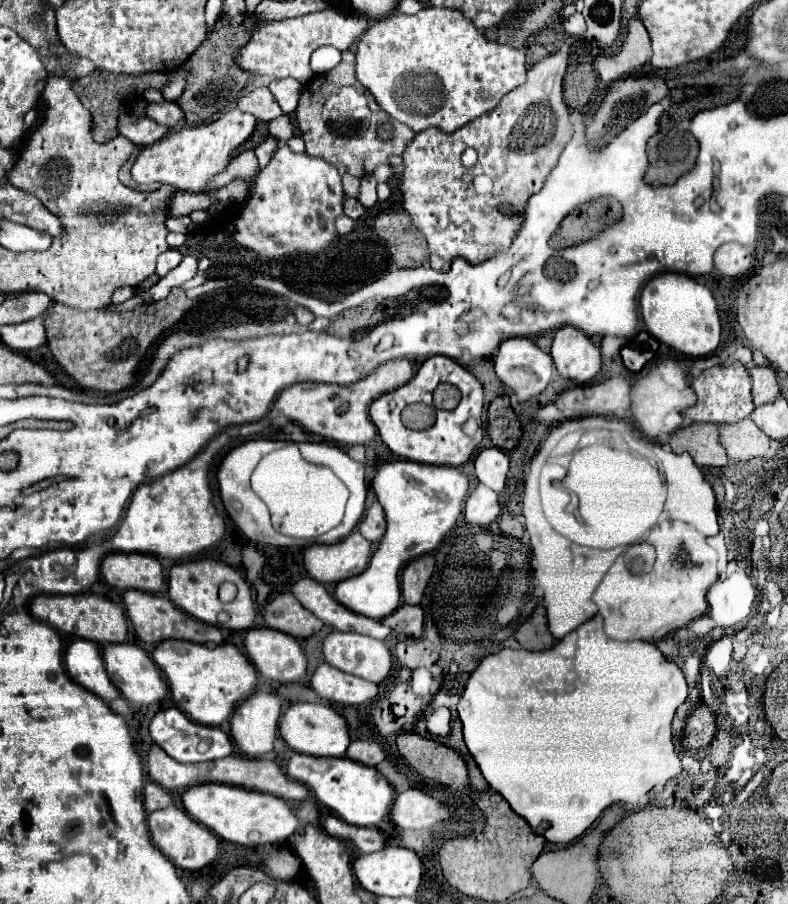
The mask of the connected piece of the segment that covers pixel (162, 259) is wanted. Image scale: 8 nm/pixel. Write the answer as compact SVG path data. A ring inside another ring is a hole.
M168 249L166 253L162 253L160 257L158 257L158 267L156 267L156 273L160 275L160 277L164 277L164 275L168 275L172 269L176 269L178 265L180 265L180 261L182 261L182 253L180 251L174 251L174 249Z

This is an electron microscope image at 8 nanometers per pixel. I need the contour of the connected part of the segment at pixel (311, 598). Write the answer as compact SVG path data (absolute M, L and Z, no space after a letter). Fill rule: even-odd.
M304 577L292 585L292 593L296 599L312 611L316 617L320 617L326 625L334 627L336 631L354 631L360 635L368 635L374 639L386 639L390 629L376 619L352 613L348 607L340 605L322 583Z

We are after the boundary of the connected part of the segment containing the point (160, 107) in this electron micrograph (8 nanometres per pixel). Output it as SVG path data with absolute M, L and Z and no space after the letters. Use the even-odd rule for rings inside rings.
M162 101L162 103L148 103L146 105L146 117L154 119L162 125L174 127L178 121L184 119L184 113L180 111L180 107L174 101Z

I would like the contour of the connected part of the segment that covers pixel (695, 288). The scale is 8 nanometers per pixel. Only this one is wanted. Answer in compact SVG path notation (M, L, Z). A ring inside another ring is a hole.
M660 273L650 279L640 295L640 311L648 331L684 355L704 357L714 353L720 343L720 315L712 291L688 275Z

